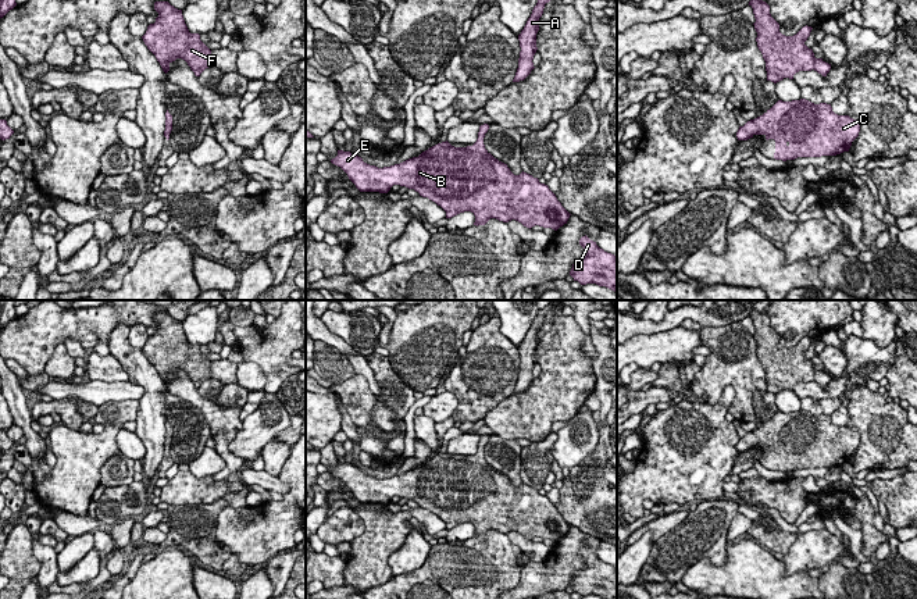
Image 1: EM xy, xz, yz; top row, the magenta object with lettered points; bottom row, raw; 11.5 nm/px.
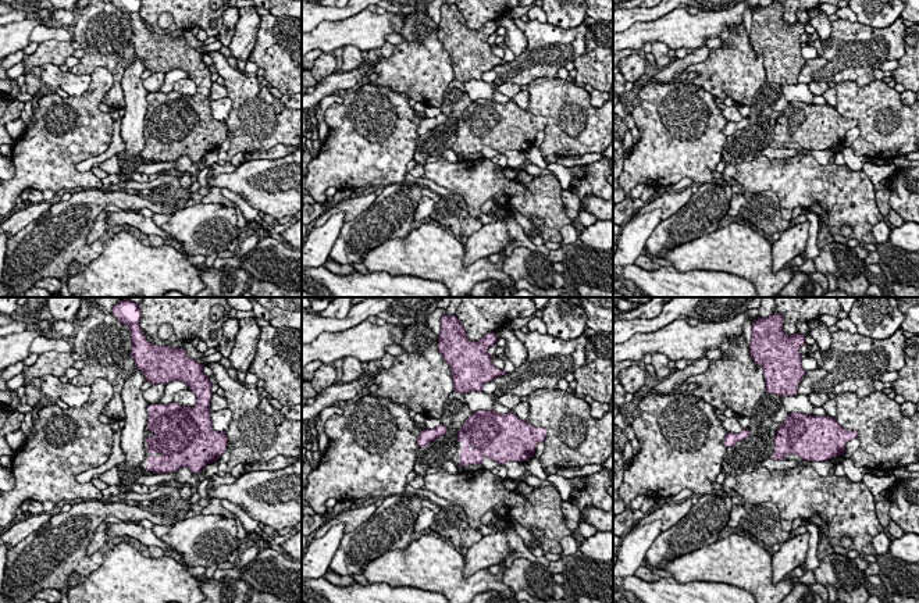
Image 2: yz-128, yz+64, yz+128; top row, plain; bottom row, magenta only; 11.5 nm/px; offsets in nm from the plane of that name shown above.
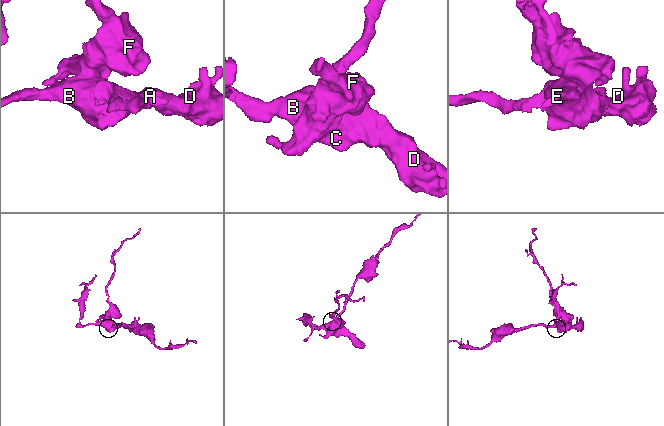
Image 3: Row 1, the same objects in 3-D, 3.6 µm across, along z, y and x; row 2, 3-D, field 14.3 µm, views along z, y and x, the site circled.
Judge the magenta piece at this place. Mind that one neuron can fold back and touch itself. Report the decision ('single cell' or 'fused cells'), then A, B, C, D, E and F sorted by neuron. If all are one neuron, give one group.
single cell; groups A B C D E F

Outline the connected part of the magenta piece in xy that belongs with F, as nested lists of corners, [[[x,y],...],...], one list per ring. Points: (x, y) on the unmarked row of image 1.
[[[156,313],[154,321],[158,328],[142,347],[147,360],[156,367],[165,385],[172,372],[182,370],[195,386],[200,388],[206,379],[211,378],[211,361],[200,352],[199,345],[189,343],[182,321],[168,313]]]

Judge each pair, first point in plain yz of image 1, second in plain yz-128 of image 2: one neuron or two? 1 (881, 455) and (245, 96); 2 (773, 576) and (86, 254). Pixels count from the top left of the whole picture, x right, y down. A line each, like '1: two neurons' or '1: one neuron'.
1: one neuron
2: two neurons

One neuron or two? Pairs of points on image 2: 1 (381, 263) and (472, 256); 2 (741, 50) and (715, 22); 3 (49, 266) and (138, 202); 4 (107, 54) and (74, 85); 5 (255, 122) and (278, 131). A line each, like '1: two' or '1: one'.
1: two
2: two
3: one
4: two
5: one

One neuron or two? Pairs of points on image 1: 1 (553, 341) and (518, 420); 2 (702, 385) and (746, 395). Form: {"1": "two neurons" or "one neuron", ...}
{"1": "one neuron", "2": "one neuron"}

